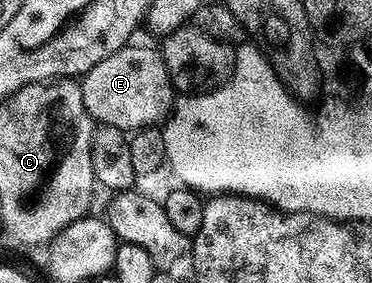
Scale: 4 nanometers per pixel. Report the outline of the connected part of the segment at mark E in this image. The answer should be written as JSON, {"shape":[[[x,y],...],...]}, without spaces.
{"shape":[[[128,43],[113,51],[109,59],[101,59],[81,78],[83,102],[92,122],[134,131],[155,127],[170,114],[173,108],[171,76],[158,48]]]}

